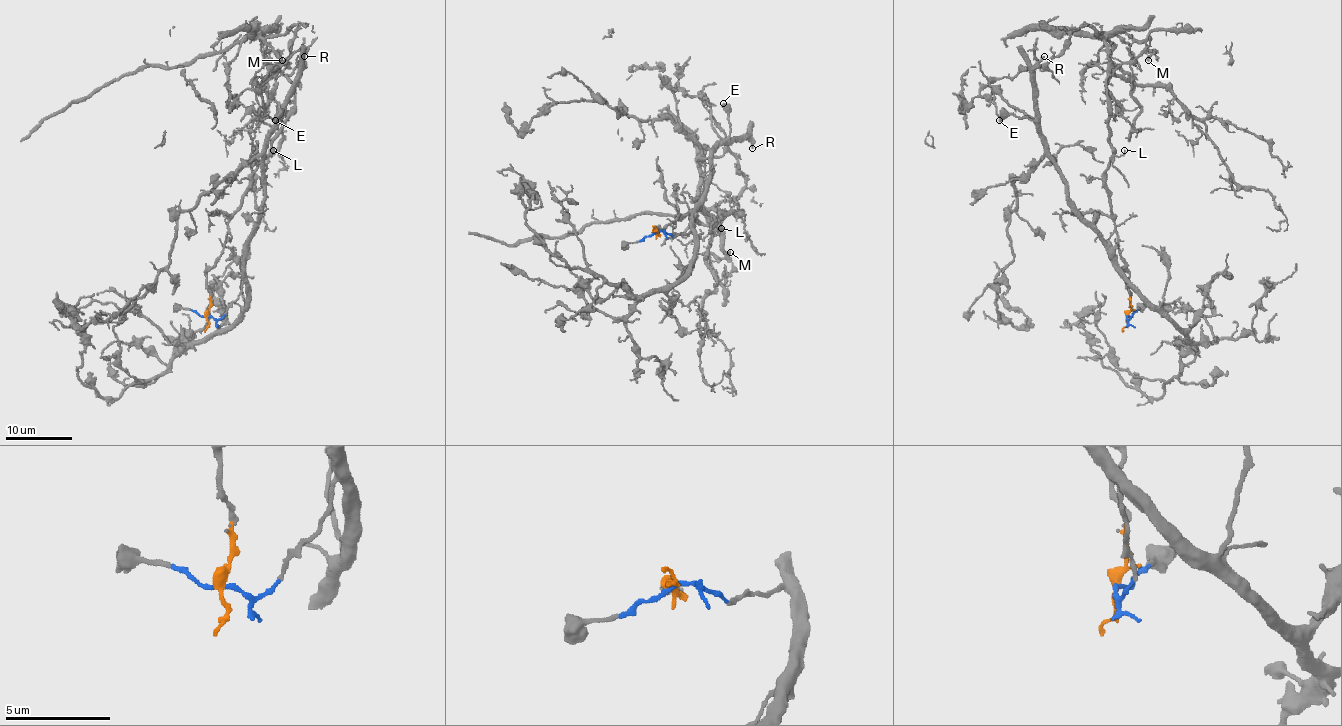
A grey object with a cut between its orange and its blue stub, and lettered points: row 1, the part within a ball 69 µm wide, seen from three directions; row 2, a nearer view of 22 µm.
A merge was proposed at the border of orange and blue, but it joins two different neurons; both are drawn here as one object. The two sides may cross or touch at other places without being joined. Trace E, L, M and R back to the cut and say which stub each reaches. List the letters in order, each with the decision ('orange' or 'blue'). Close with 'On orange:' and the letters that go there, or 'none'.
E: blue
L: orange
M: orange
R: blue
On orange: L, M

